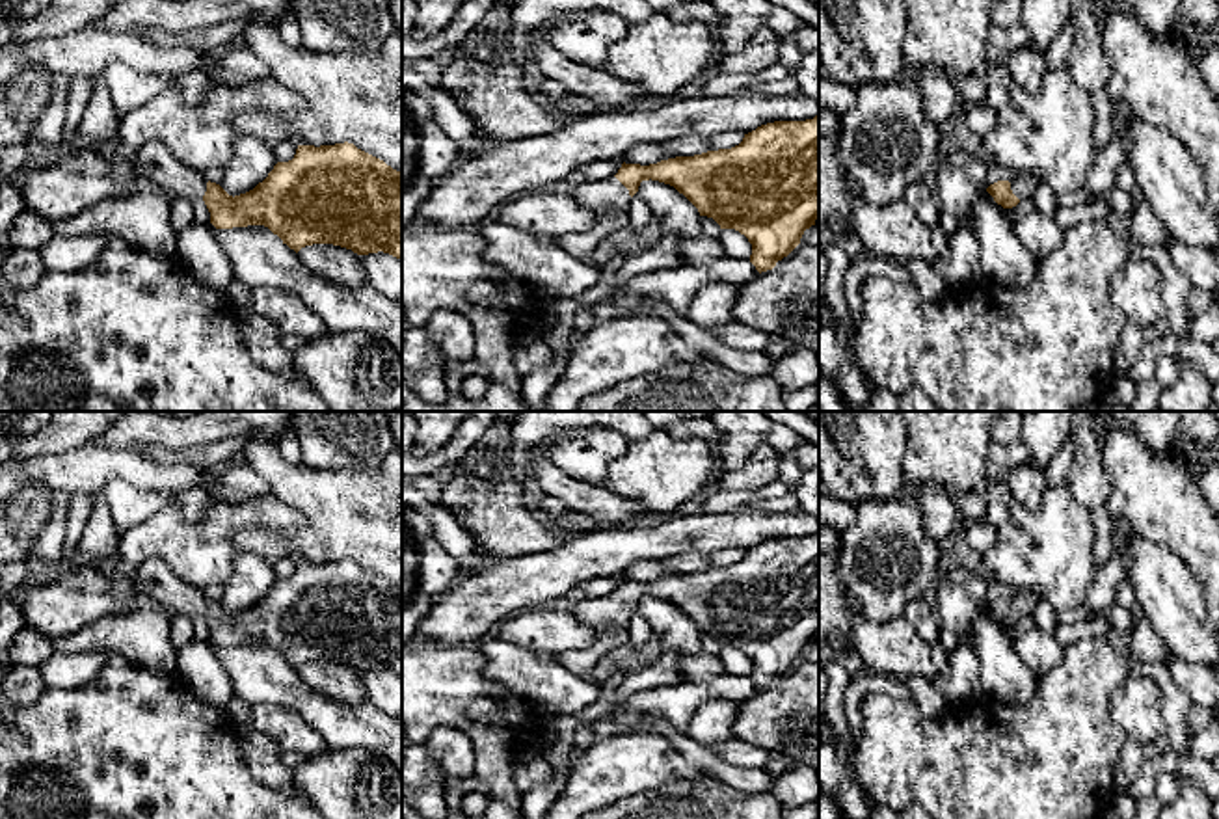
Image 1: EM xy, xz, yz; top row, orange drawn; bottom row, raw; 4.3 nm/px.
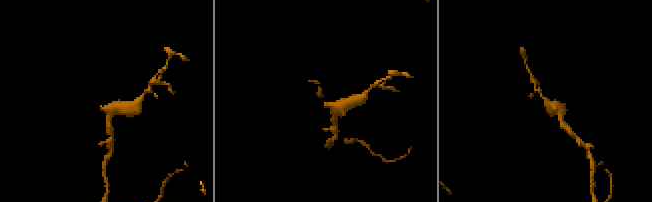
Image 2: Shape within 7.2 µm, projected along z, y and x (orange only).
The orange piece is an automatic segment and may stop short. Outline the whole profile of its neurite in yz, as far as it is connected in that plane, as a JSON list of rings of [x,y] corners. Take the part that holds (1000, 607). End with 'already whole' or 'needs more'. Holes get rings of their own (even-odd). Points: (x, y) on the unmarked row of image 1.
[[[1022,588],[1012,597],[998,597],[986,605],[998,622],[1003,625],[1016,624],[1022,616],[1031,614],[1033,609],[1042,599],[1040,592],[1035,588]]]; needs more

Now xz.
[[[819,532],[761,542],[731,566],[676,573],[650,583],[623,579],[614,594],[575,596],[568,611],[583,625],[603,635],[609,627],[627,629],[640,599],[650,596],[674,603],[698,625],[700,633],[713,635],[720,646],[744,651],[752,661],[750,679],[756,687],[759,691],[772,687],[800,661],[804,648],[819,635]]]; needs more

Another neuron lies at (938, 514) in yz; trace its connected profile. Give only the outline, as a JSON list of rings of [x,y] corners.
[[[927,482],[919,486],[916,497],[921,512],[921,527],[936,544],[944,540],[957,523],[962,521],[949,491],[942,486]]]

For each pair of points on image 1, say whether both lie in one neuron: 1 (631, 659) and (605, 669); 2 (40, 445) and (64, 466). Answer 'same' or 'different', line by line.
1: same
2: different

